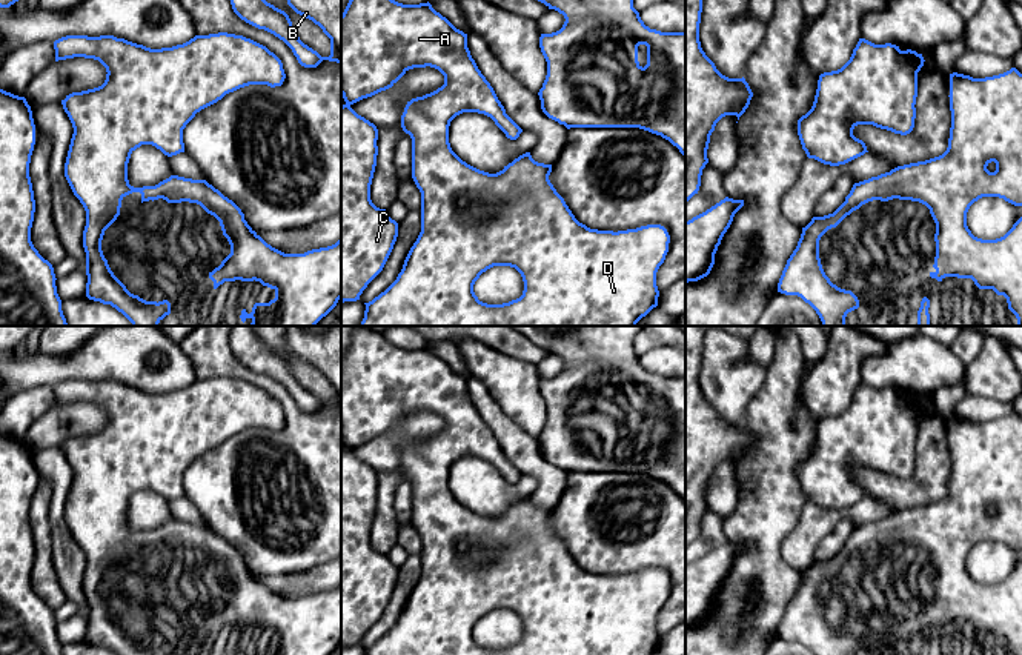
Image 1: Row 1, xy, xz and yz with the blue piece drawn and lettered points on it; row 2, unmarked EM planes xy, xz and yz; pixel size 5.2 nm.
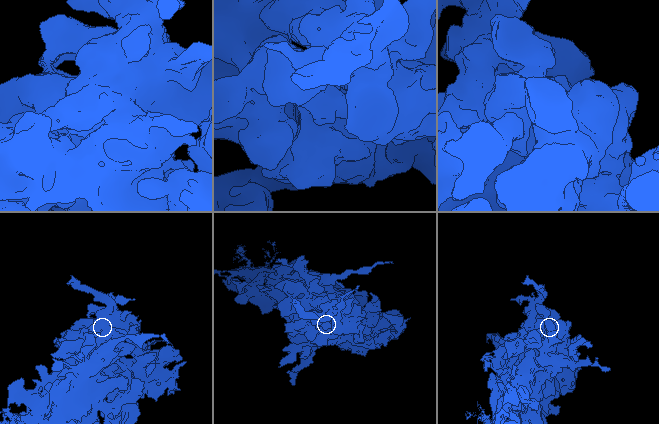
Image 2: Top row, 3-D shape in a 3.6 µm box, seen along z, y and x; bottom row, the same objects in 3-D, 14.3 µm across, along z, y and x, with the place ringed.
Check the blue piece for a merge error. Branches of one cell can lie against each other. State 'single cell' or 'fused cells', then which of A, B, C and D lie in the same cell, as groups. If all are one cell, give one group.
single cell; A B C D

